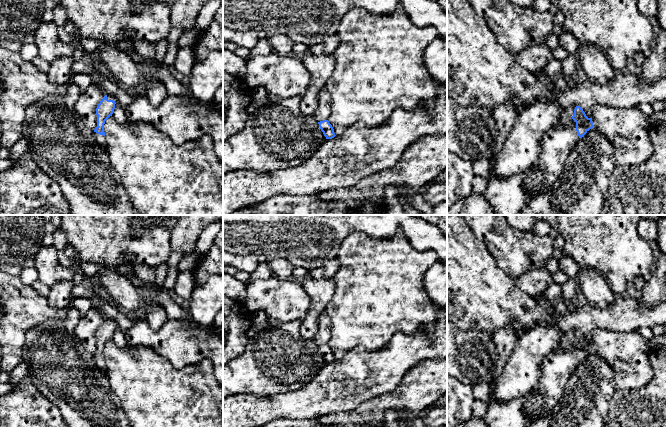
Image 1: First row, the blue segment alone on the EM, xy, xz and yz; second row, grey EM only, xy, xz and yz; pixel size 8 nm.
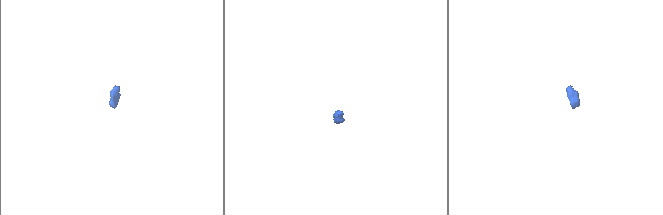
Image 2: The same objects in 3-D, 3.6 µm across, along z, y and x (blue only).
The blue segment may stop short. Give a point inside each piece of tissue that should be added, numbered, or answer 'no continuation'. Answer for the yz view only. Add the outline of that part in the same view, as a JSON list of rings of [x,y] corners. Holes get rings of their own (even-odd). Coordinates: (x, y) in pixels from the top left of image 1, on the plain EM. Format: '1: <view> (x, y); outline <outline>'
1: yz (557, 367); outline [[[564,340],[557,351],[543,359],[542,374],[535,387],[524,397],[506,402],[491,401],[483,417],[485,423],[488,427],[528,427],[532,418],[524,411],[524,403],[531,394],[544,397],[544,412],[551,415],[578,364],[576,351],[570,349],[568,340]]]

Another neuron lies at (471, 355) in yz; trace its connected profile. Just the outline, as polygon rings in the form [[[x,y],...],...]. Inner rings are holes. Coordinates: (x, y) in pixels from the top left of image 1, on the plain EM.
[[[447,318],[447,373],[466,385],[490,383],[496,349],[492,336],[480,330],[460,330]]]

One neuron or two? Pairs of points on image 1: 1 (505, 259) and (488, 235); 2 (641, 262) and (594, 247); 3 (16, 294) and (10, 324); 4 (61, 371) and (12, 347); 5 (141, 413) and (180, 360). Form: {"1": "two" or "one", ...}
{"1": "one", "2": "one", "3": "one", "4": "two", "5": "two"}

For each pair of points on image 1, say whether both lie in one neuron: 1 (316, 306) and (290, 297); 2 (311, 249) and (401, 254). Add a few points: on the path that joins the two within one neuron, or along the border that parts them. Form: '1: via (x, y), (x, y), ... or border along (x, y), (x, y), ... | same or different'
1: border along (300, 283), (309, 298), (309, 307), (301, 321) | different
2: border along (353, 232), (344, 239), (335, 257) | different

